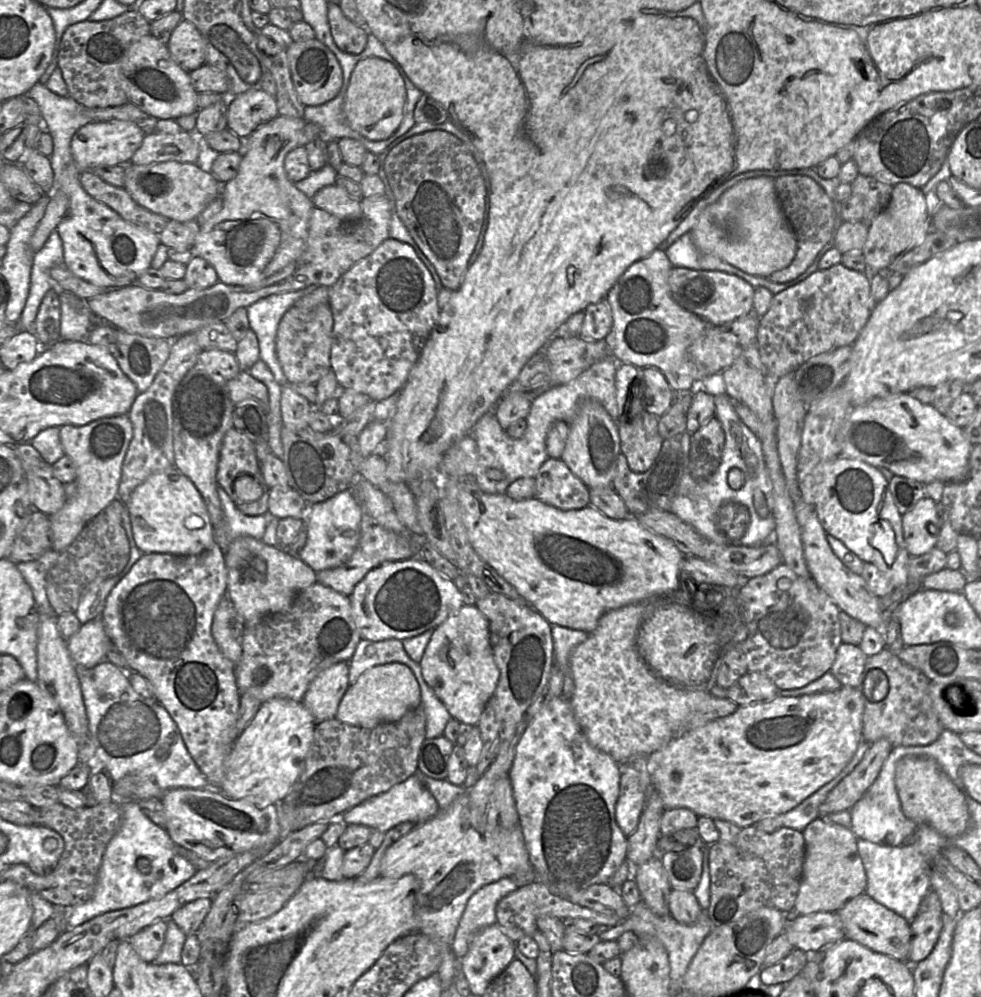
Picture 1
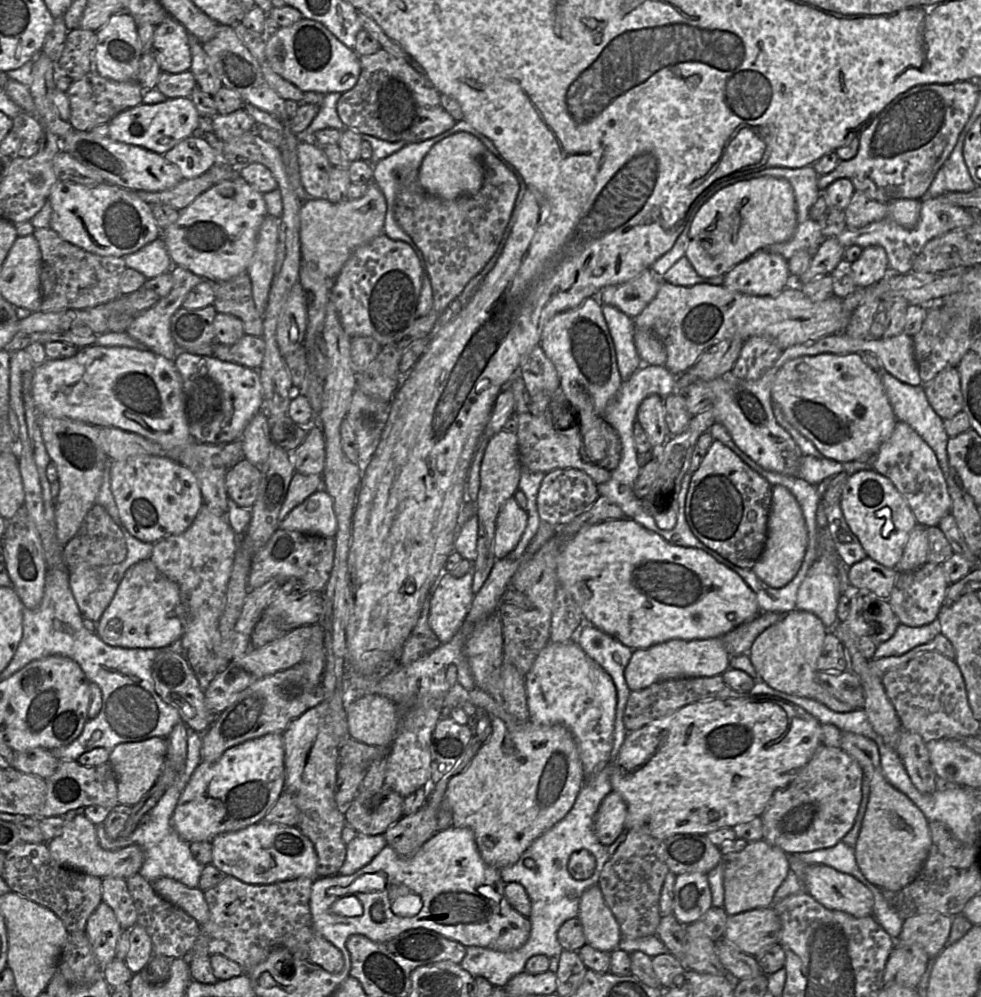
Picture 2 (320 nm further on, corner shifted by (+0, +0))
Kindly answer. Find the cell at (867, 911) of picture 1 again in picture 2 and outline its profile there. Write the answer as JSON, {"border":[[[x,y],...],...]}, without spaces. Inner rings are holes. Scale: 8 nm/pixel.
{"border":[[[819,864],[805,869],[803,889],[824,907],[862,918],[873,915],[874,896],[854,876]]]}

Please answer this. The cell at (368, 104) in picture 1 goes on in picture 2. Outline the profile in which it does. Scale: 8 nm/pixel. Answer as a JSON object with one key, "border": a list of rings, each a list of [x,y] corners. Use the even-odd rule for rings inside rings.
{"border":[[[241,177],[220,182],[199,195],[180,211],[178,219],[161,230],[172,262],[213,283],[228,281],[246,272],[255,251],[256,238],[268,215],[263,194]],[[233,188],[232,197],[223,197],[221,189]]]}

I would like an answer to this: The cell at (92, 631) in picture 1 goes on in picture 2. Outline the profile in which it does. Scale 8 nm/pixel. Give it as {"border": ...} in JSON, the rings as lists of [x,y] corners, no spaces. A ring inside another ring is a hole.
{"border":[[[149,558],[132,565],[127,570],[113,600],[97,623],[97,631],[98,636],[110,646],[163,648],[173,643],[179,643],[185,626],[186,604],[182,601],[179,586],[163,575]]]}

